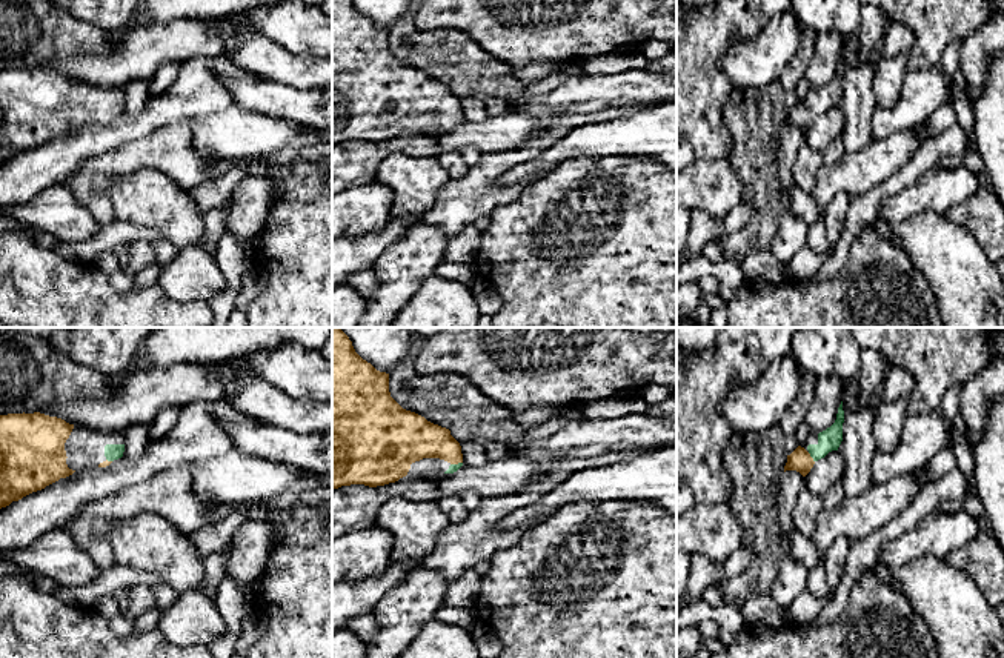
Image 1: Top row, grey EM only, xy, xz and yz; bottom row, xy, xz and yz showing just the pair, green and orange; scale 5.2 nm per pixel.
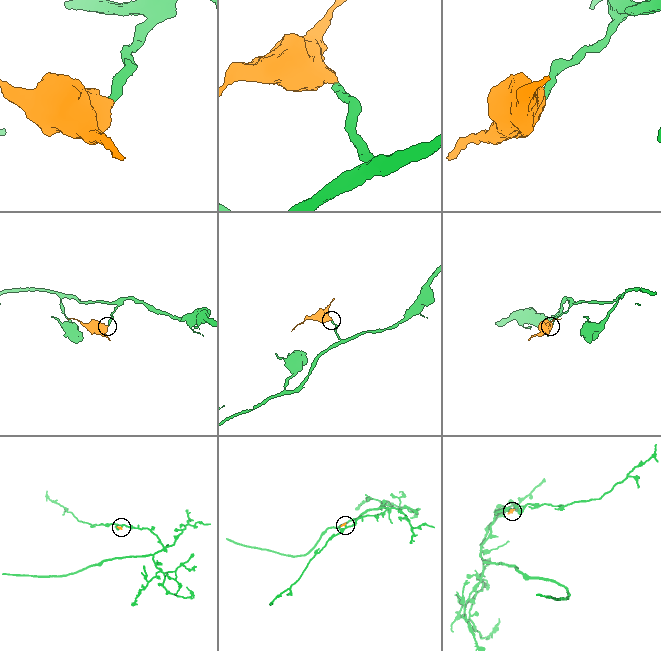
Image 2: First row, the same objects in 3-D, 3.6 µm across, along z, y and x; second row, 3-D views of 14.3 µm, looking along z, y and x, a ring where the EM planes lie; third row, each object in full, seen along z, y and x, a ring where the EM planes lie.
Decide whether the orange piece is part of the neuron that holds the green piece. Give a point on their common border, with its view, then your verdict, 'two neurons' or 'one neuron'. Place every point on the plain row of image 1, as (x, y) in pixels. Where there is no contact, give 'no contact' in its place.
meets green in yz at (811, 111); one neuron

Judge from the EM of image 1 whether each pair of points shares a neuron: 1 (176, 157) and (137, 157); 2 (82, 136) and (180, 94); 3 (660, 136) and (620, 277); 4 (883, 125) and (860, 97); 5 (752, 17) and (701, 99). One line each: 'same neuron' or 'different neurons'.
1: same neuron
2: same neuron
3: different neurons
4: different neurons
5: same neuron

